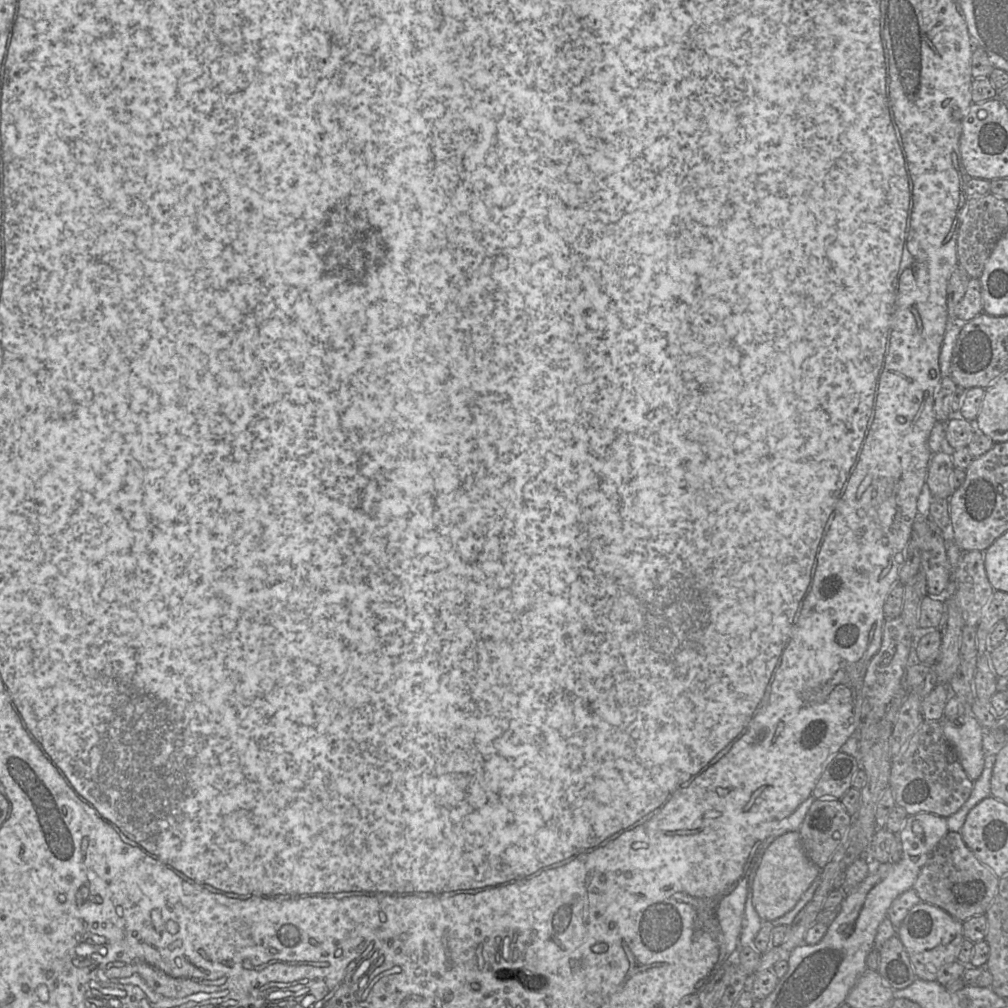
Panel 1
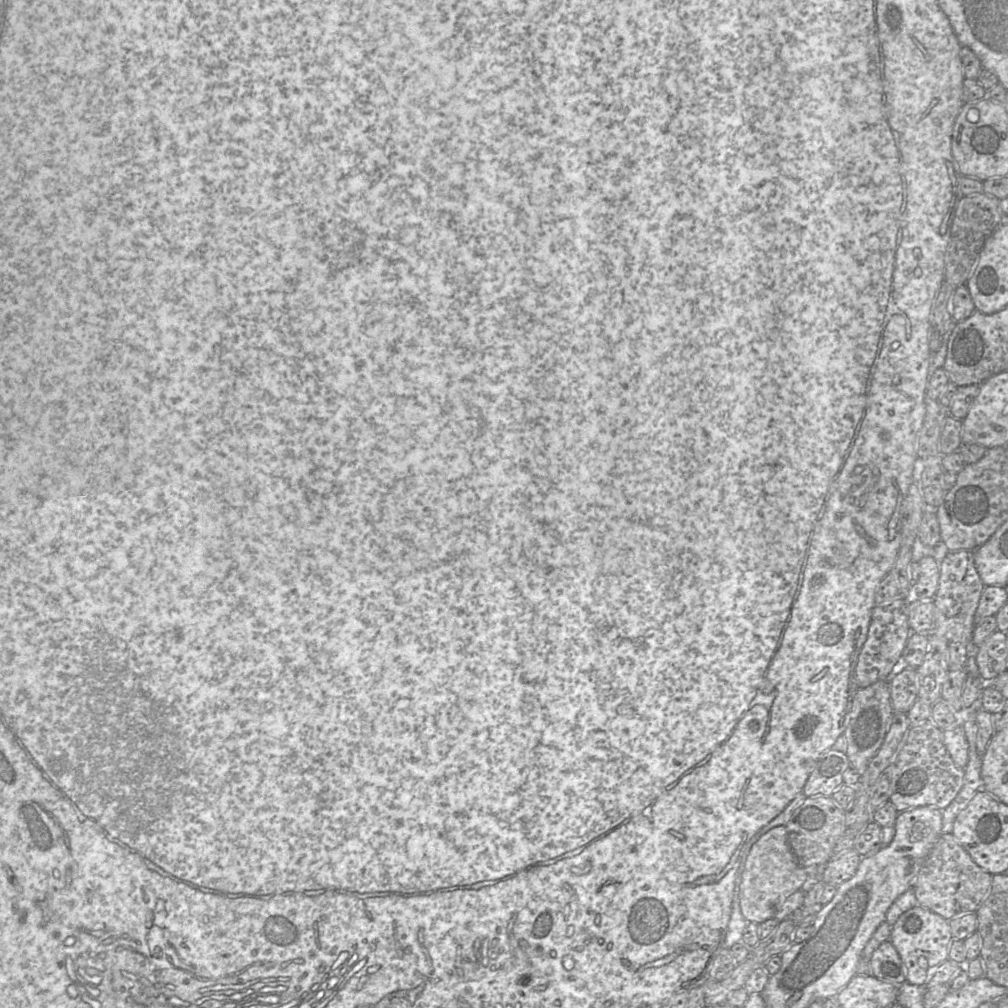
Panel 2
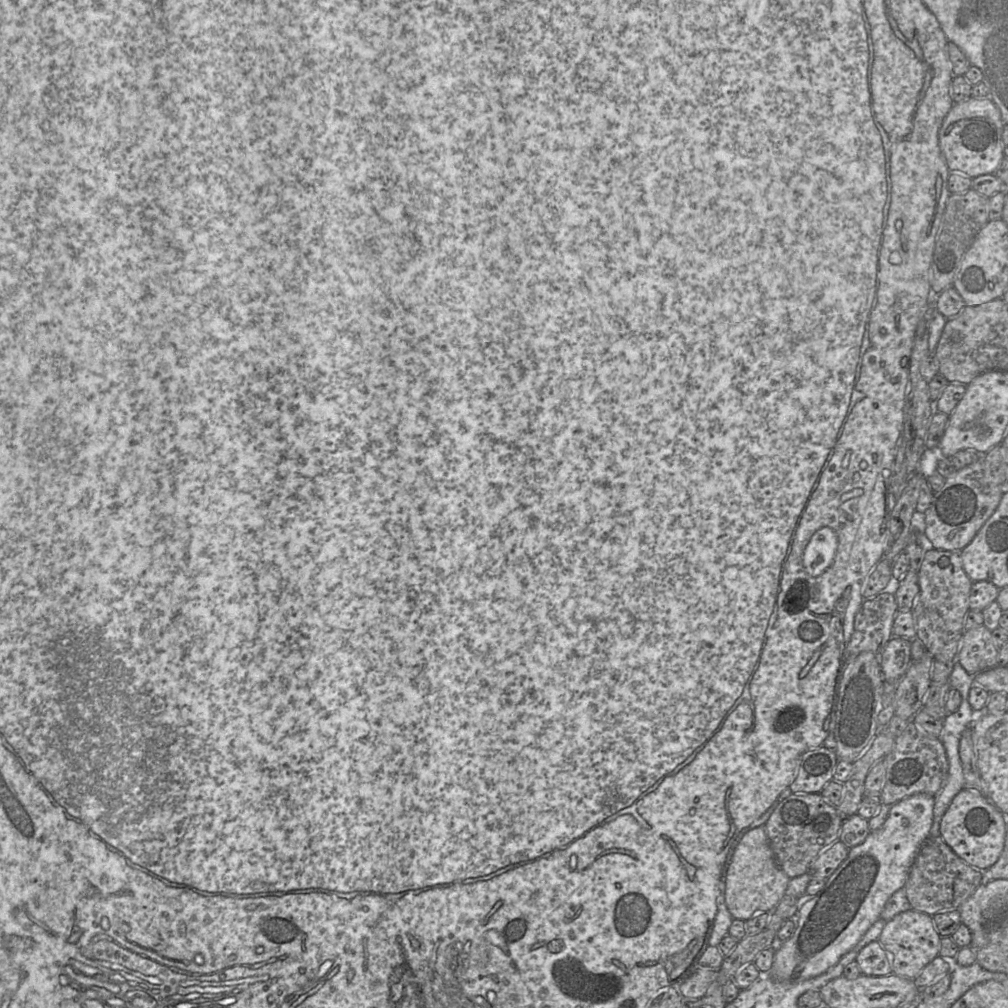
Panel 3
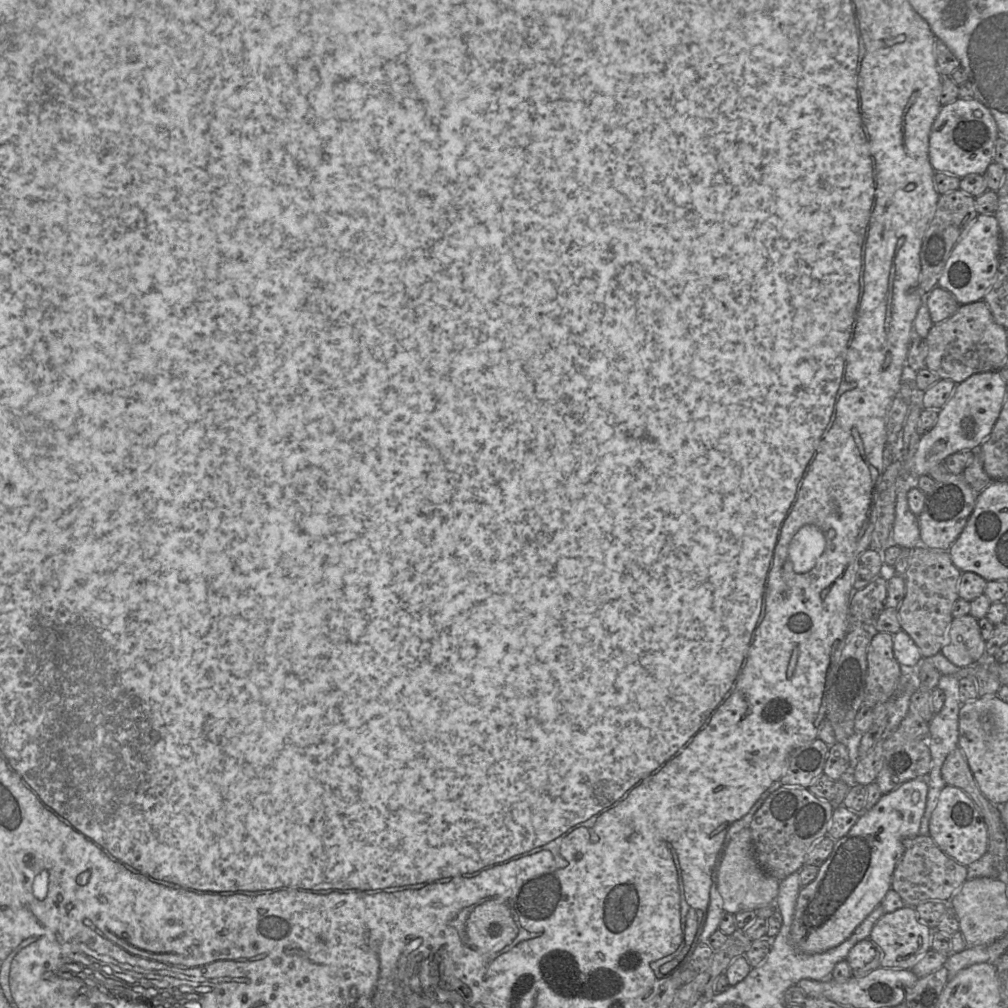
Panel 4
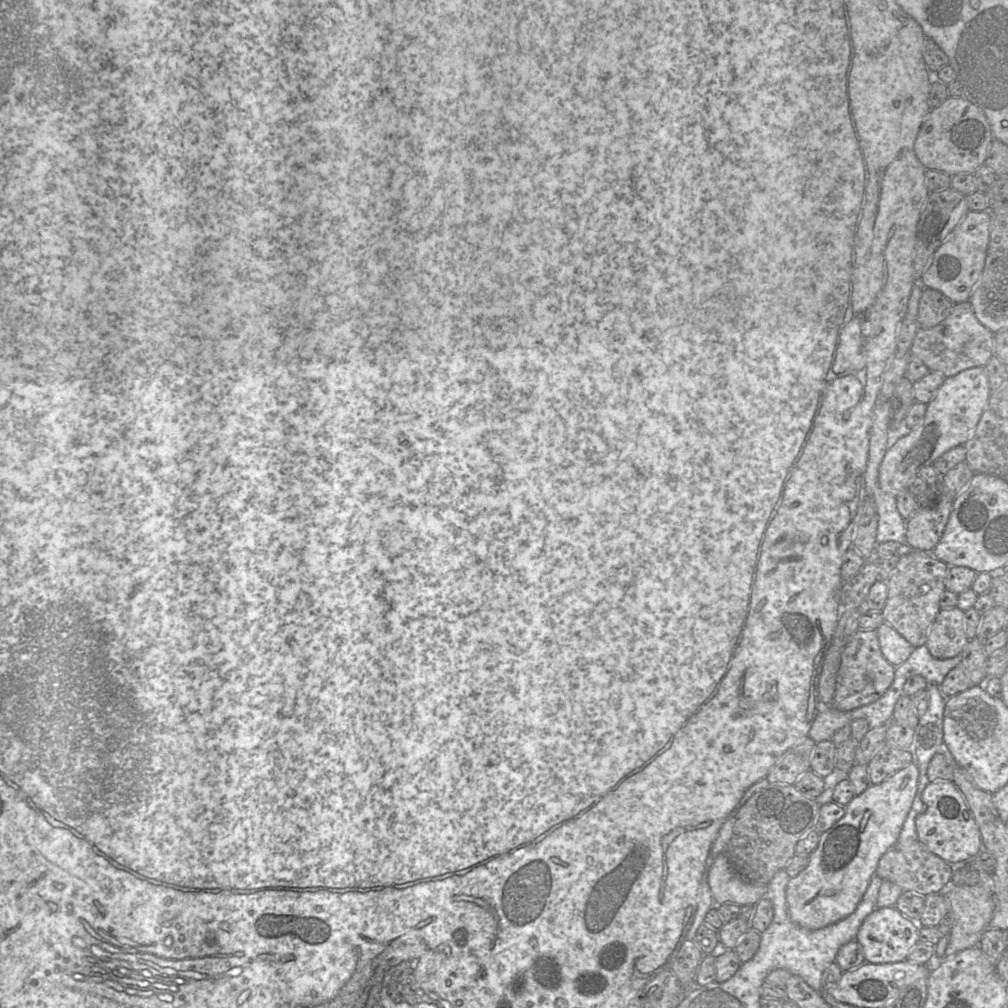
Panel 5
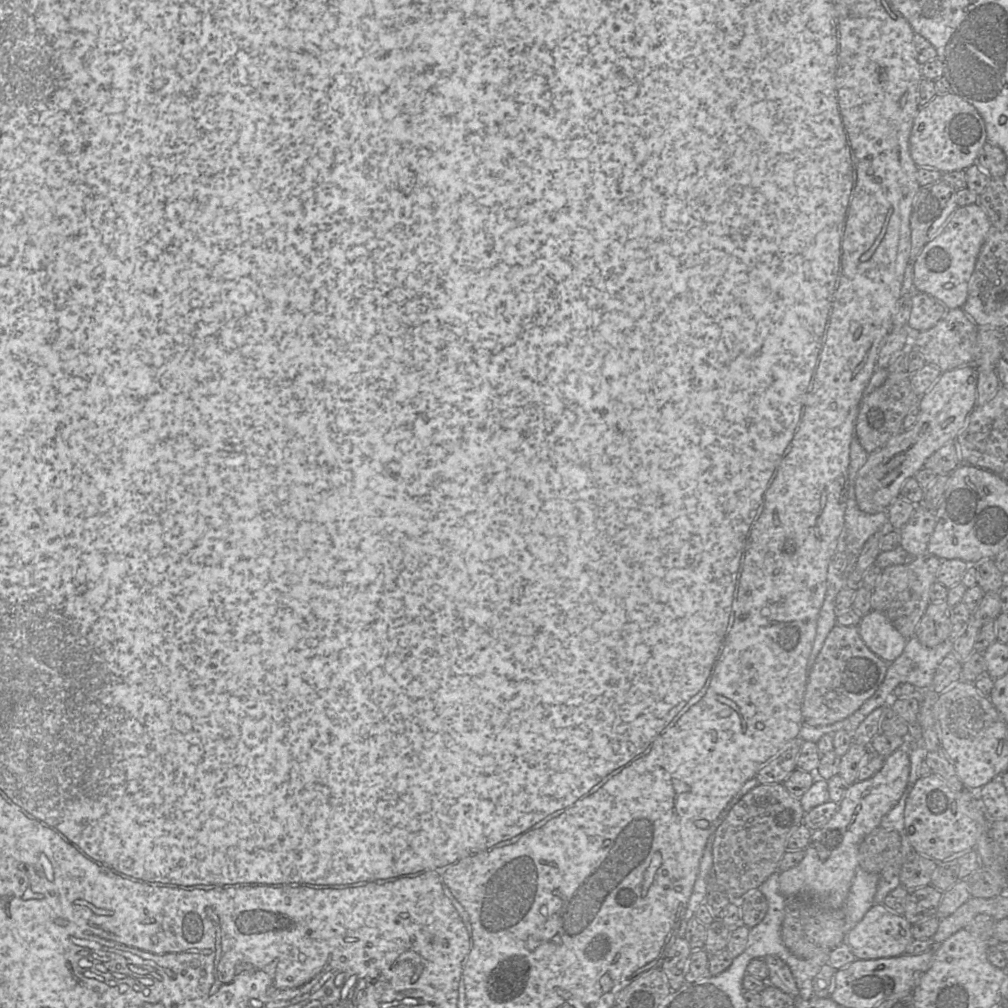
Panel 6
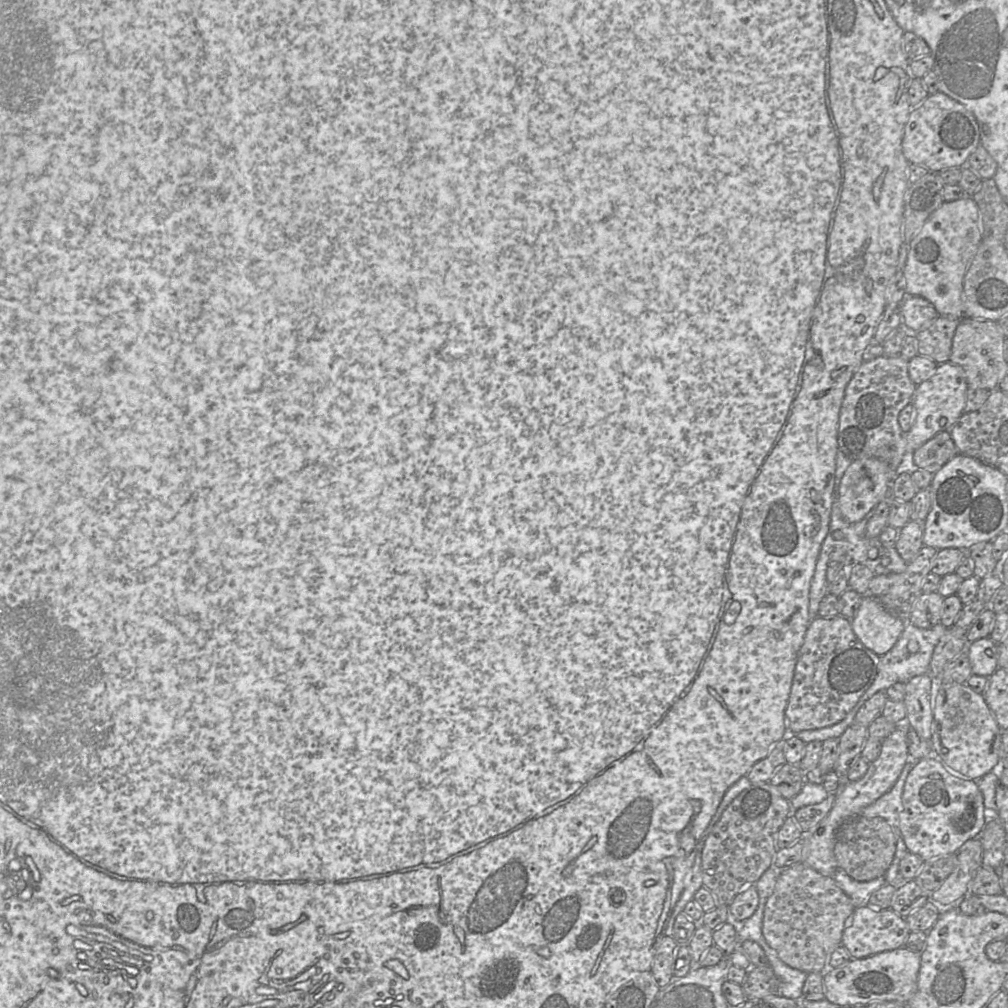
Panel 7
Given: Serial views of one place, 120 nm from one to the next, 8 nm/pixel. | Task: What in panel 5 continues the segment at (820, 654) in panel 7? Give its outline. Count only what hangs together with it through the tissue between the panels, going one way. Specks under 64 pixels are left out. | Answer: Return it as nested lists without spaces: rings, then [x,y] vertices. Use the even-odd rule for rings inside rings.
[[[859,629],[846,641],[840,657],[831,706],[851,711],[879,699],[893,682],[895,667],[883,656],[875,630]]]

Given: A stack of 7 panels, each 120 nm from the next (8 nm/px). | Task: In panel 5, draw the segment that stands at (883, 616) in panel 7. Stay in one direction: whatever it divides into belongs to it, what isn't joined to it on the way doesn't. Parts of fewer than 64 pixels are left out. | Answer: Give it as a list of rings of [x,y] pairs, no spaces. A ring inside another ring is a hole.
[[[883,622],[876,630],[881,652],[885,659],[897,667],[904,663],[914,647],[887,622]]]

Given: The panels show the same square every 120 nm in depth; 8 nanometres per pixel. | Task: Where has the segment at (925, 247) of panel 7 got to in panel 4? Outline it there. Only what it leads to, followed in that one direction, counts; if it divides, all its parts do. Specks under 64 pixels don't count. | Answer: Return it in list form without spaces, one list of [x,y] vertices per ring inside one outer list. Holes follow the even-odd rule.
[[[978,214],[955,245],[938,280],[938,287],[949,291],[959,305],[983,301],[996,279],[1000,247],[1000,228],[995,216]]]

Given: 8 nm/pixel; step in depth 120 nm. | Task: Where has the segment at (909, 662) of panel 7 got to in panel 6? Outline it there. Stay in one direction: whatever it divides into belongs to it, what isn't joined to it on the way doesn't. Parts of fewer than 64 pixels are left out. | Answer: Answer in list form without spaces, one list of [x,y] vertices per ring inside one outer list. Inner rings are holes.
[[[916,636],[907,639],[907,643],[902,654],[888,663],[888,669],[885,675],[885,678],[876,692],[866,701],[863,705],[856,710],[849,717],[841,720],[842,722],[838,723],[838,726],[845,729],[845,731],[854,732],[859,724],[870,714],[874,709],[888,705],[892,698],[892,694],[896,686],[903,682],[908,682],[913,684],[918,688],[918,690],[926,690],[931,688],[932,681],[935,675],[935,671],[944,657],[953,651],[953,642],[952,639],[948,638],[943,643],[935,647],[926,647],[924,646]]]

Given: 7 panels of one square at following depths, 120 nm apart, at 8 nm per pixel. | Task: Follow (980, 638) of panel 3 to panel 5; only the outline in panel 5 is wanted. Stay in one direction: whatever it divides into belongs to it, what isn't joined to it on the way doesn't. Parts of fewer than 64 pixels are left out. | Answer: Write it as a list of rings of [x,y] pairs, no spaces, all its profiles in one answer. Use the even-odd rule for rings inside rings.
[[[955,607],[939,611],[929,630],[925,646],[933,657],[950,659],[960,655],[969,640],[964,612]]]

